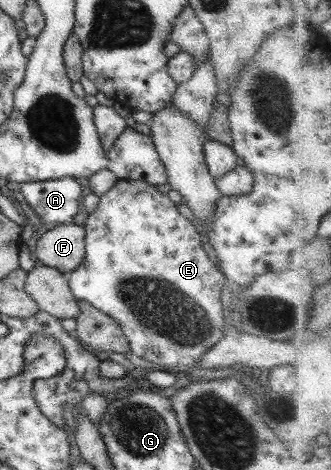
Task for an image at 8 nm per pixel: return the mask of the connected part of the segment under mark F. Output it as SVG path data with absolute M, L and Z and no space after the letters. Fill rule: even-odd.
M73 223L51 228L35 238L36 257L43 266L70 274L82 264L85 255L85 230Z

